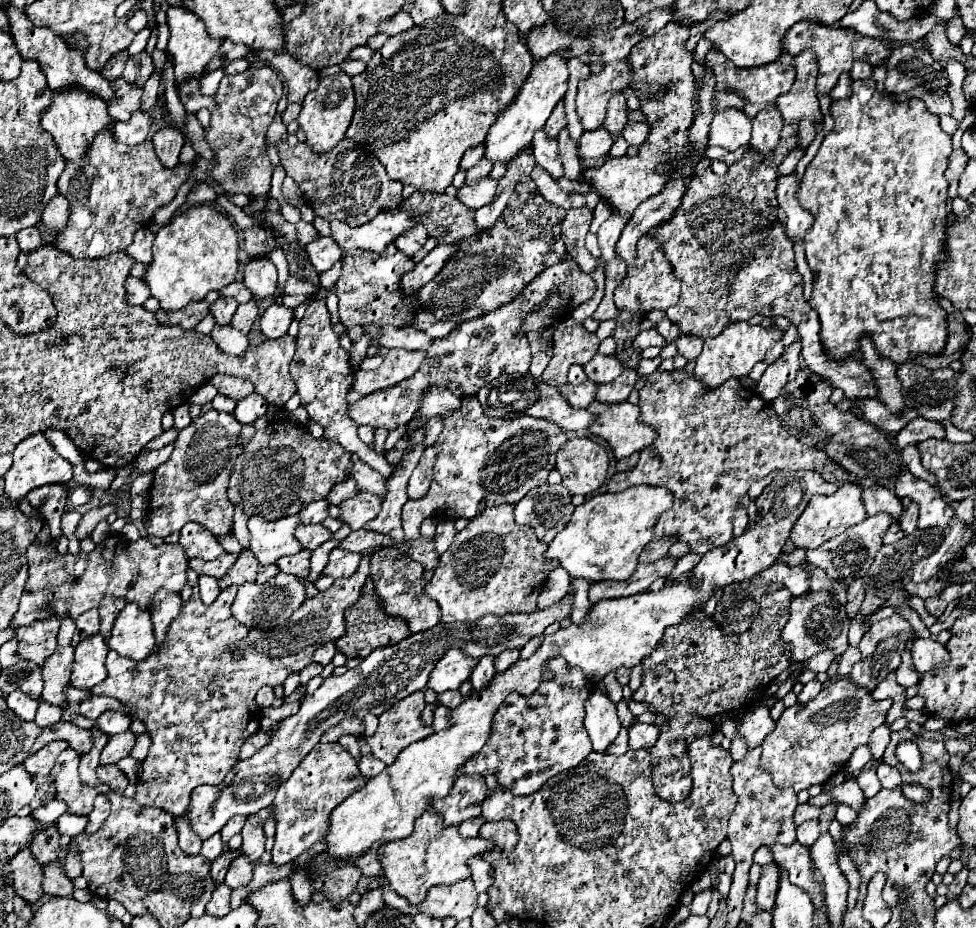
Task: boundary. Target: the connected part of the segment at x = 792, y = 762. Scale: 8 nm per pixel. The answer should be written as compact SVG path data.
M849 679L831 681L823 687L823 691L813 701L805 705L797 703L785 709L785 713L777 721L777 727L765 739L765 745L761 745L763 753L759 759L759 767L771 775L777 787L791 787L797 793L803 789L809 789L811 785L823 785L831 775L835 775L845 767L851 753L859 745L867 745L871 731L885 723L889 707L891 707L889 701L875 701L867 691L857 691L857 687L853 687Z

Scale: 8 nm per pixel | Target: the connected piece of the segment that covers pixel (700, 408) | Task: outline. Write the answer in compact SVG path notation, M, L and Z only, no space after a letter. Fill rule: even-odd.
M657 369L649 375L639 375L635 389L639 391L641 419L657 431L653 445L641 451L639 463L625 473L615 473L609 479L607 491L619 493L633 485L661 485L675 495L675 503L665 511L655 535L677 535L687 541L691 551L703 555L731 541L733 513L741 507L753 481L771 471L819 471L829 483L857 483L863 489L863 505L867 515L879 511L899 519L903 505L895 493L877 485L877 479L855 477L823 455L823 451L807 449L799 439L789 435L775 411L753 389L743 387L739 379L729 379L721 387L701 395L701 383L675 381L669 371Z

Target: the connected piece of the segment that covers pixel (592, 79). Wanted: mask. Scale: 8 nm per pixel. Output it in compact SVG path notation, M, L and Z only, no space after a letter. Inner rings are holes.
M627 59L605 63L599 75L589 75L579 83L577 93L577 115L581 117L583 129L593 131L603 125L607 115L607 101L615 93L623 93L625 87L633 87L631 67Z

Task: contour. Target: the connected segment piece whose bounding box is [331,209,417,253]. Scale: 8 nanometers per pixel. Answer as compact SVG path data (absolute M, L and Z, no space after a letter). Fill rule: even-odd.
M383 211L377 215L377 219L371 219L369 223L361 227L349 227L341 221L331 221L331 237L337 241L337 245L345 249L365 249L381 253L385 247L403 231L417 225L415 219L409 219L405 211Z

